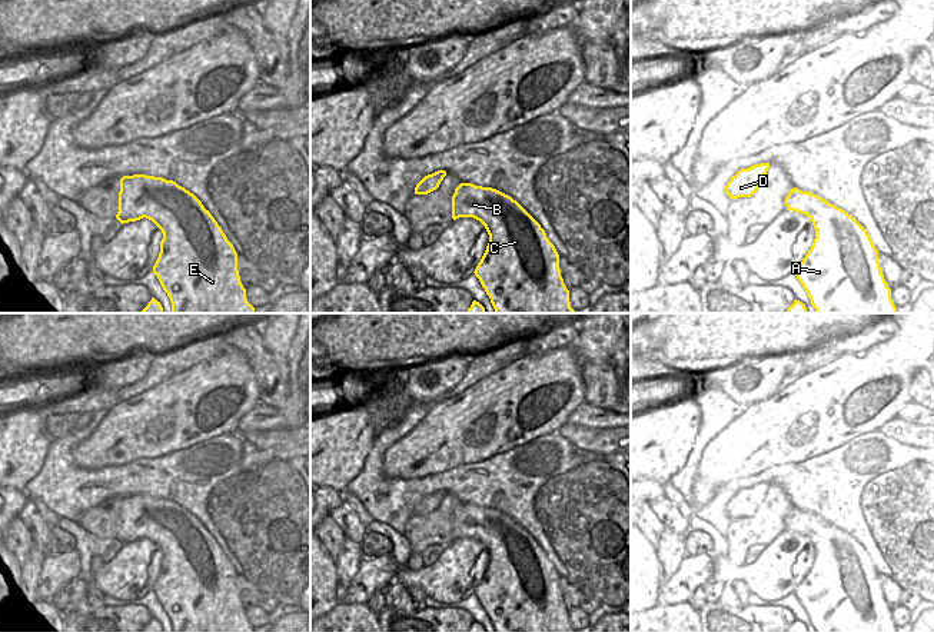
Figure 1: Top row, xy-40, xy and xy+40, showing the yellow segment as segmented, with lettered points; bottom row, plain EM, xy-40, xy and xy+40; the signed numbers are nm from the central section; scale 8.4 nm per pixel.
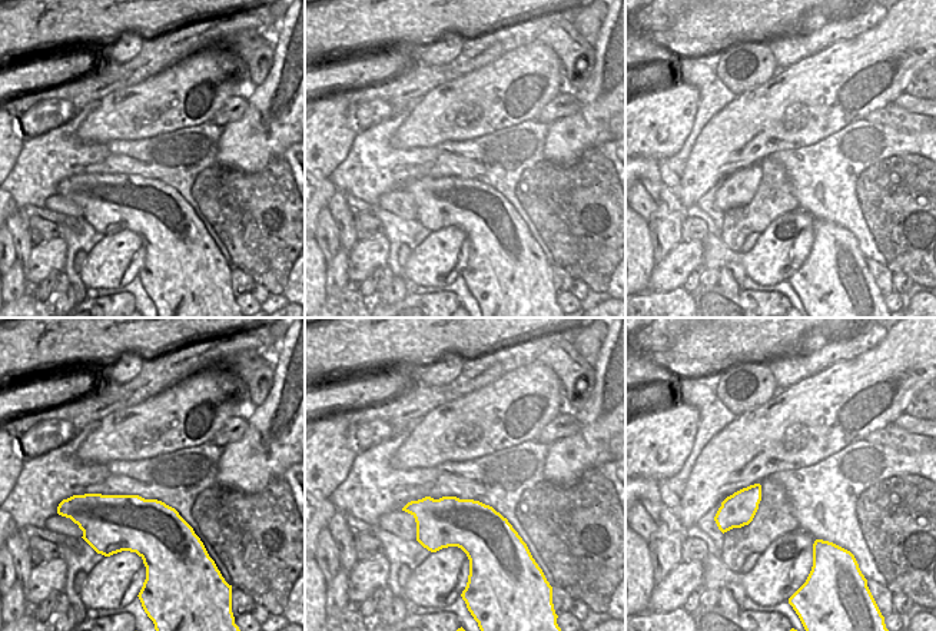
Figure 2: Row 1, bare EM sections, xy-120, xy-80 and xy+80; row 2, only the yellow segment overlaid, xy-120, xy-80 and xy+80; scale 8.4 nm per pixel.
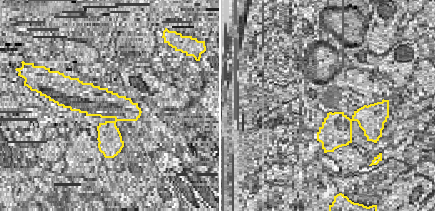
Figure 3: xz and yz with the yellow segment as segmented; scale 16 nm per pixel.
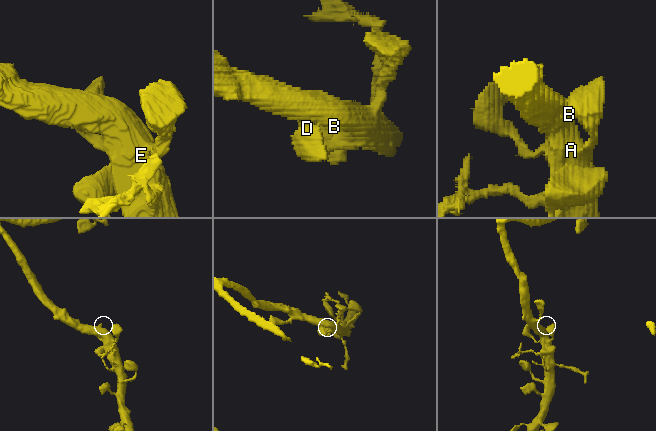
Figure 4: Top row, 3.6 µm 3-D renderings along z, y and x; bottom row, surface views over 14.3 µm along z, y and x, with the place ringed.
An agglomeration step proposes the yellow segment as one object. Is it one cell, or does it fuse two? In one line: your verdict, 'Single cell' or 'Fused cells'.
Single cell.

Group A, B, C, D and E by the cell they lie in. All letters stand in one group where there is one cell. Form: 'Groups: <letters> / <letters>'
Groups: A B C D E.

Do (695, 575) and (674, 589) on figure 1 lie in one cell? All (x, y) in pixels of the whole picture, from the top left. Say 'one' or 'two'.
one

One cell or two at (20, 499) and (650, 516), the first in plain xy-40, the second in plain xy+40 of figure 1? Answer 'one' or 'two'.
two

